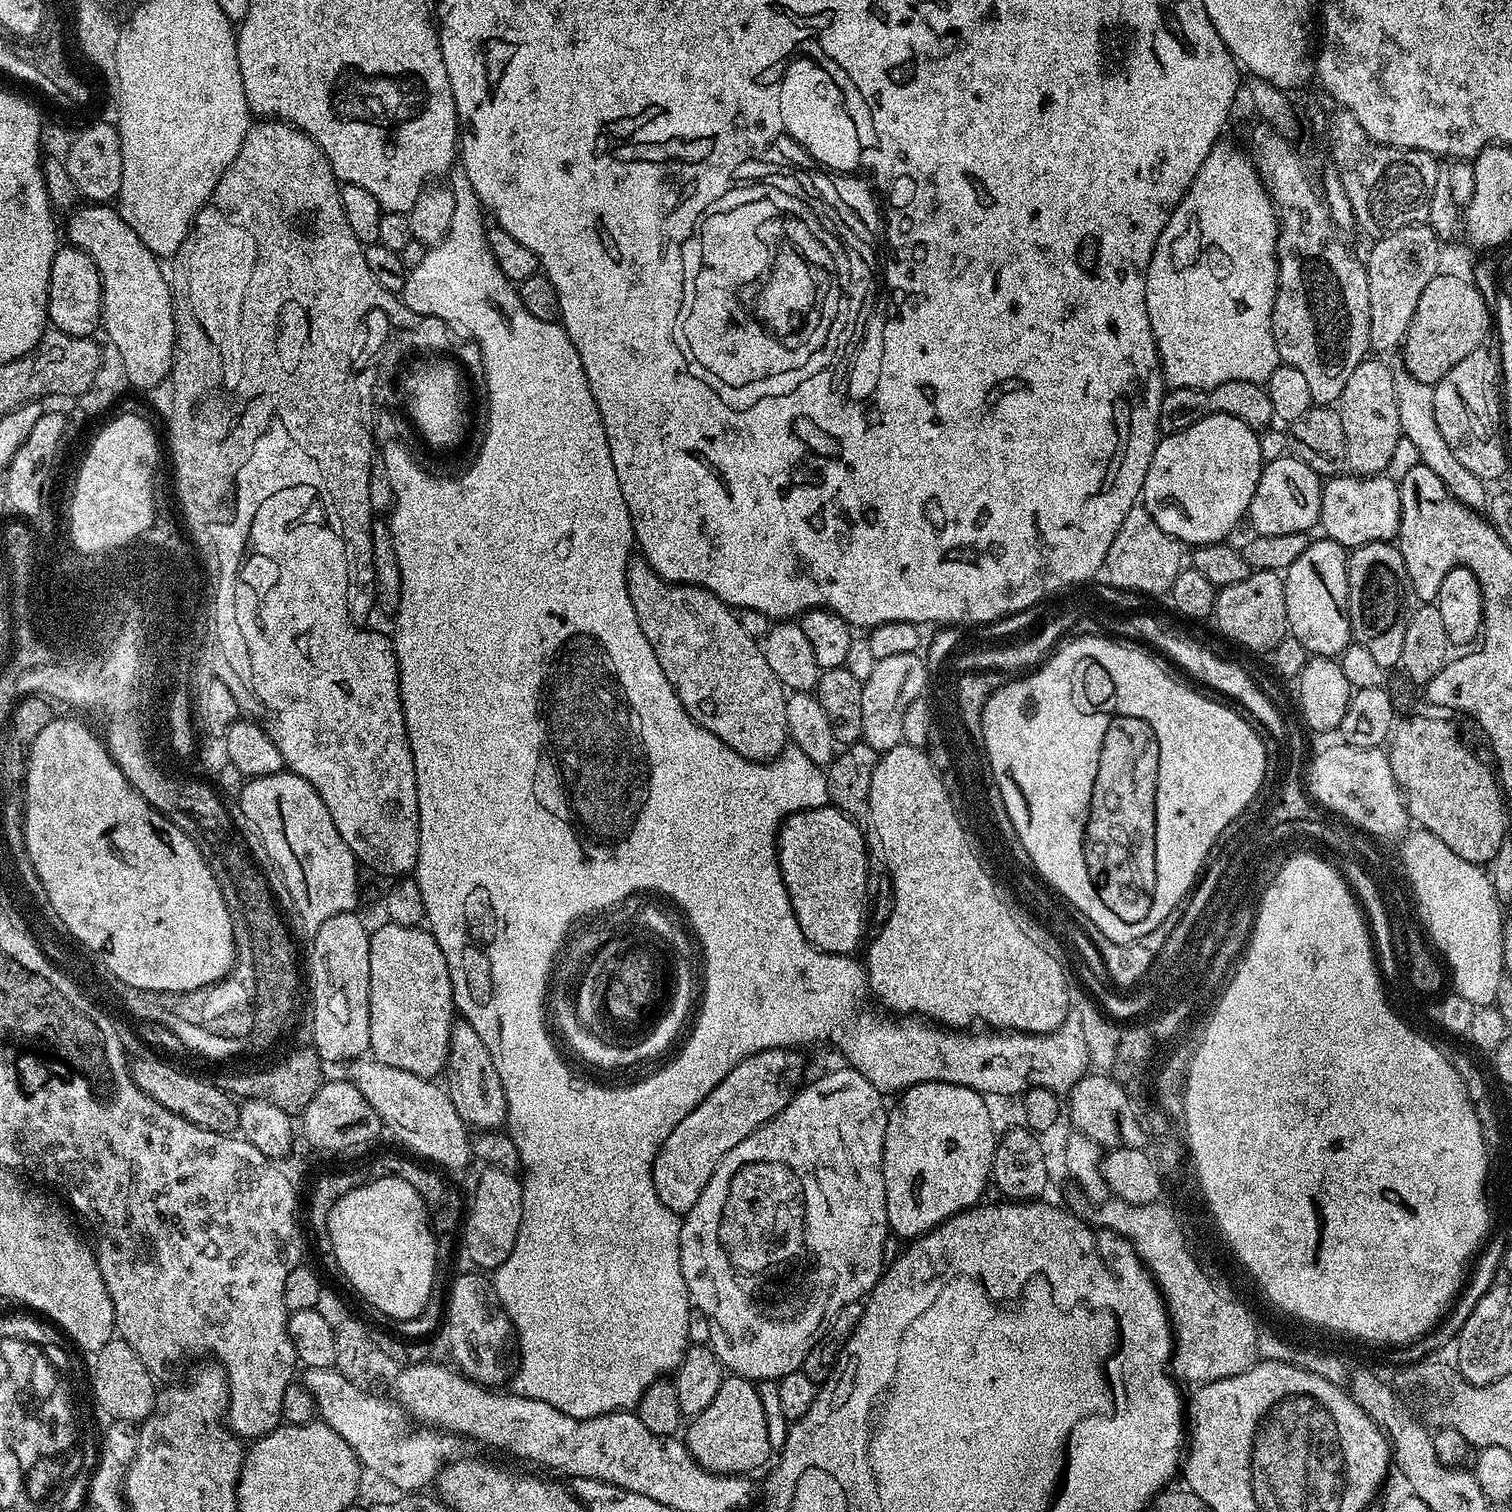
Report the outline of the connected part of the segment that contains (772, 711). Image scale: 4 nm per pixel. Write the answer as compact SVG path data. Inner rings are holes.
M643 558L629 563L628 593L630 602L634 602L634 614L638 614L638 626L642 626L642 634L646 634L646 642L650 642L658 658L658 666L662 666L662 674L666 674L690 718L705 728L710 736L722 738L722 742L730 746L730 750L742 754L742 758L761 762L775 760L790 740L789 697L774 670L770 670L770 662L766 662L764 649L757 637L755 640L744 629L743 622L736 617L739 615L713 592L695 588L693 584L671 584L663 580Z

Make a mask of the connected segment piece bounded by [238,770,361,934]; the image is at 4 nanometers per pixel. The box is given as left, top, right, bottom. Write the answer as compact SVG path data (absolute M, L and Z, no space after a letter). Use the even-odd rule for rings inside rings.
M287 770L273 776L253 776L245 779L238 803L245 822L256 831L265 854L280 871L280 880L292 899L290 908L297 912L298 921L305 933L316 932L318 926L322 926L326 918L334 918L334 914L356 912L359 909L361 869L358 867L356 855L350 850L350 846L346 846L346 842L342 842L330 818L326 802L322 802L318 790L314 790L314 786L306 782L306 778Z

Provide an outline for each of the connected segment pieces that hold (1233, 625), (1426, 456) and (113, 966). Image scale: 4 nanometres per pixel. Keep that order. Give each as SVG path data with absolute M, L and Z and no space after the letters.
M1253 571L1242 578L1242 582L1234 582L1234 586L1219 589L1216 594L1215 620L1221 634L1237 640L1242 647L1252 652L1271 653L1280 639L1290 632L1283 575L1279 571Z
M1398 366L1392 368L1394 378L1394 394L1398 398L1398 422L1400 423L1400 434L1403 439L1410 441L1418 450L1420 462L1430 466L1438 478L1446 486L1449 494L1458 502L1462 502L1467 508L1473 510L1484 510L1488 507L1490 499L1489 485L1478 474L1470 474L1462 462L1450 450L1446 438L1442 438L1442 430L1438 430L1438 422L1434 418L1434 387L1426 382L1418 382L1408 373L1407 367Z
M52 719L50 726L46 726L46 730L42 730L38 738L34 738L31 748L27 749L26 757L22 823L22 843L24 842L24 848L28 851L26 860L33 864L42 886L45 887L46 895L68 929L68 934L88 947L125 986L148 991L194 991L224 979L236 963L236 943L222 890L210 870L205 853L200 853L201 845L195 839L192 841L175 824L175 819L155 810L146 798L135 791L123 776L122 770L112 760L105 741L99 735L96 737L82 721Z

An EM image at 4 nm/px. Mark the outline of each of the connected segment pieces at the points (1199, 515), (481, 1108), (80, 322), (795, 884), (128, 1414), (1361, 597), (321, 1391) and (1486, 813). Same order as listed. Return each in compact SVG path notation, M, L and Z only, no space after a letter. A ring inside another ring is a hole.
M1214 414L1186 426L1181 432L1169 432L1157 443L1146 470L1142 507L1170 534L1185 546L1218 544L1227 541L1230 530L1238 520L1247 517L1248 507L1258 486L1260 469L1265 460L1259 452L1260 437L1257 429L1246 426L1233 416Z
M463 1018L452 1021L448 1043L447 1076L448 1097L454 1102L454 1110L458 1110L465 1125L476 1130L500 1130L505 1127L508 1107L502 1078L498 1078L498 1070L494 1070L494 1058L490 1058L490 1050L486 1050L478 1030L474 1030L474 1026L470 1026L470 1022Z
M75 246L57 247L54 262L50 266L50 286L48 287L48 318L51 327L67 336L91 337L92 331L102 324L102 282L98 274L98 266L94 266L94 258Z
M835 806L803 808L780 826L780 873L802 934L823 952L855 953L864 936L868 898L868 848L855 819Z
M113 1338L106 1342L94 1354L96 1365L90 1368L91 1395L94 1397L94 1404L101 1412L104 1411L112 1420L126 1420L143 1422L156 1407L158 1395L158 1384L155 1384L154 1374L130 1350L125 1340Z
M1374 542L1348 552L1348 617L1352 639L1370 650L1371 657L1385 670L1400 663L1402 642L1410 615L1410 585L1404 559L1395 543Z
M312 1367L303 1371L302 1385L314 1400L323 1422L334 1428L370 1473L374 1472L397 1491L421 1491L429 1487L445 1465L461 1457L463 1439L455 1433L420 1428L414 1434L408 1413L395 1399L366 1392L365 1387L344 1377L335 1367Z
M1417 714L1409 715L1404 718L1404 721L1395 725L1394 731L1390 737L1390 745L1387 749L1388 761L1390 766L1394 770L1394 778L1396 779L1396 785L1400 787L1400 792L1404 796L1404 805L1408 808L1408 815L1413 821L1416 820L1421 829L1430 834L1434 834L1442 842L1446 842L1446 846L1450 846L1450 850L1454 850L1454 854L1458 854L1458 858L1466 858L1466 862L1471 864L1478 864L1481 866L1491 865L1495 855L1498 854L1499 847L1502 844L1504 837L1509 835L1508 830L1508 812L1504 802L1504 794L1500 786L1498 776L1495 771L1480 756L1475 756L1470 749L1464 745L1464 740L1460 737L1460 732L1451 724L1448 720L1439 720L1436 716L1416 716Z

